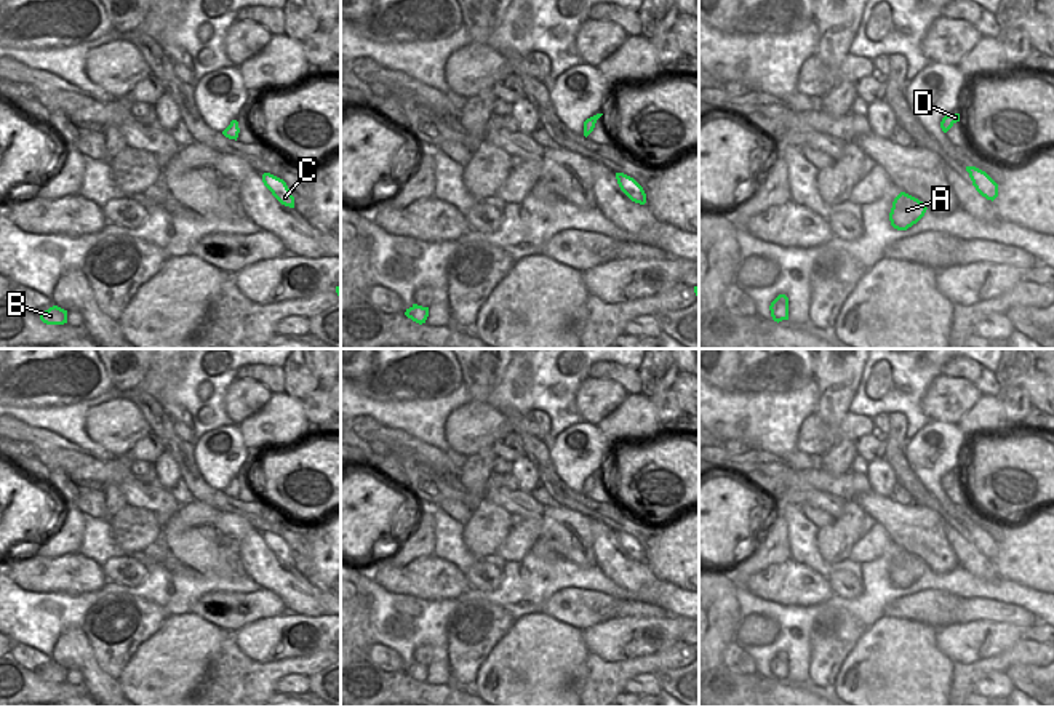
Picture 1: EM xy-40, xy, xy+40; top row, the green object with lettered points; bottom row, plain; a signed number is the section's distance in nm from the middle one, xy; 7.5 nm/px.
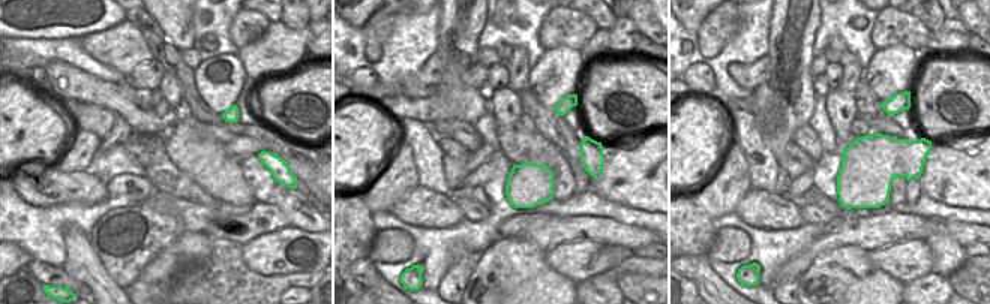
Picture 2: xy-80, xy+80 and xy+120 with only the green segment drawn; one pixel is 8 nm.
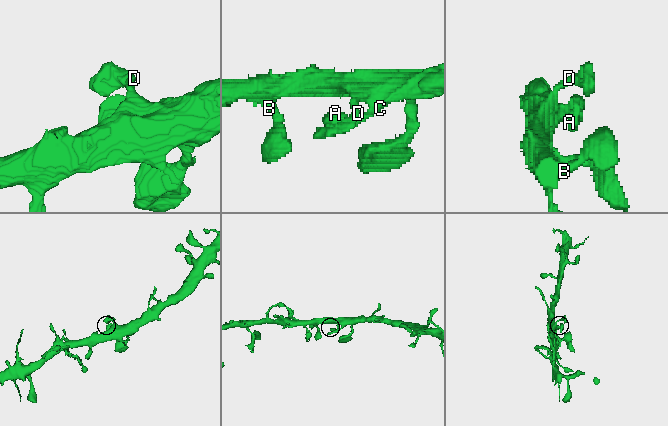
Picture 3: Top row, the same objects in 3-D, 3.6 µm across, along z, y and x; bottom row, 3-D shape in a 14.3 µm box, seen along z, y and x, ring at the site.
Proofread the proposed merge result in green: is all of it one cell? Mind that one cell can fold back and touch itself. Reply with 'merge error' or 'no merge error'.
no merge error

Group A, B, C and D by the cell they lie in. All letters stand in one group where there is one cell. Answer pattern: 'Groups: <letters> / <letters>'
Groups: A B C D

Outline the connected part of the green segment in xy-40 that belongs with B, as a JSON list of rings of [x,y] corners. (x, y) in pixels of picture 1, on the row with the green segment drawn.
[[[53,306],[43,314],[40,314],[40,320],[46,325],[64,325],[67,323],[67,310]]]

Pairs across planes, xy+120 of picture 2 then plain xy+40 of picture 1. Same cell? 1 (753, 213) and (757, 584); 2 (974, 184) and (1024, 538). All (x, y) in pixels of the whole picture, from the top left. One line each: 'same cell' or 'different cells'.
1: same cell
2: same cell

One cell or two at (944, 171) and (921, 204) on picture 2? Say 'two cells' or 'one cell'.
two cells

